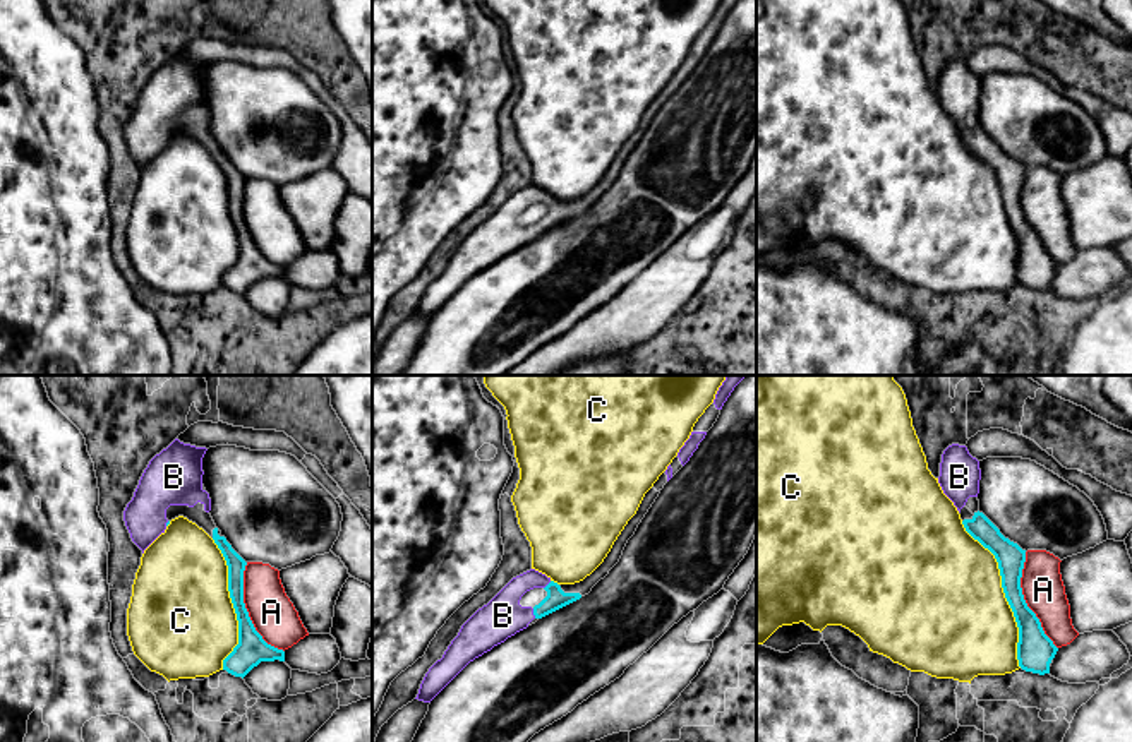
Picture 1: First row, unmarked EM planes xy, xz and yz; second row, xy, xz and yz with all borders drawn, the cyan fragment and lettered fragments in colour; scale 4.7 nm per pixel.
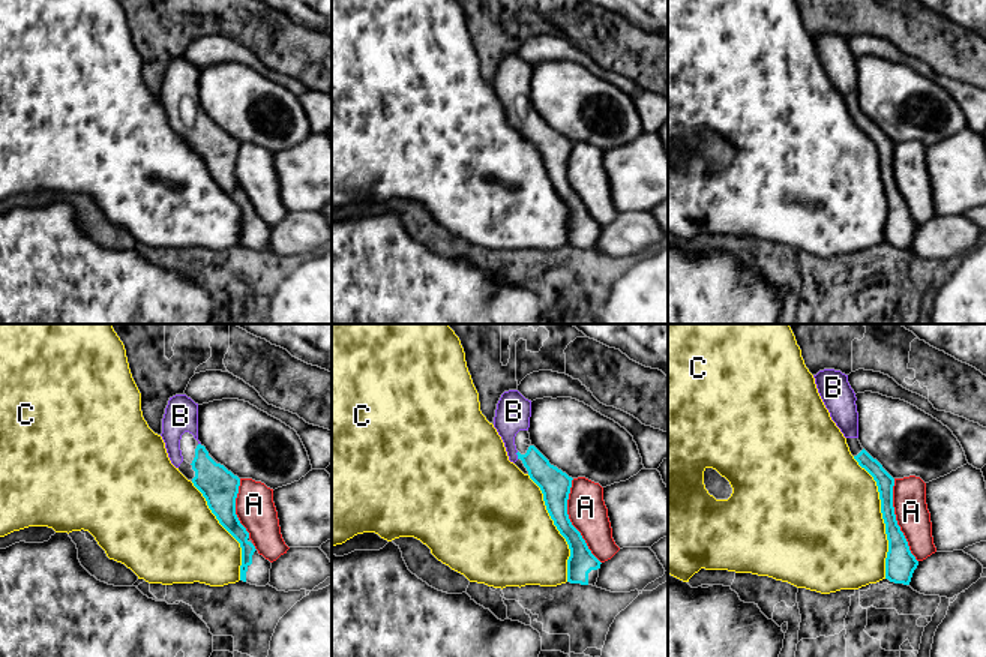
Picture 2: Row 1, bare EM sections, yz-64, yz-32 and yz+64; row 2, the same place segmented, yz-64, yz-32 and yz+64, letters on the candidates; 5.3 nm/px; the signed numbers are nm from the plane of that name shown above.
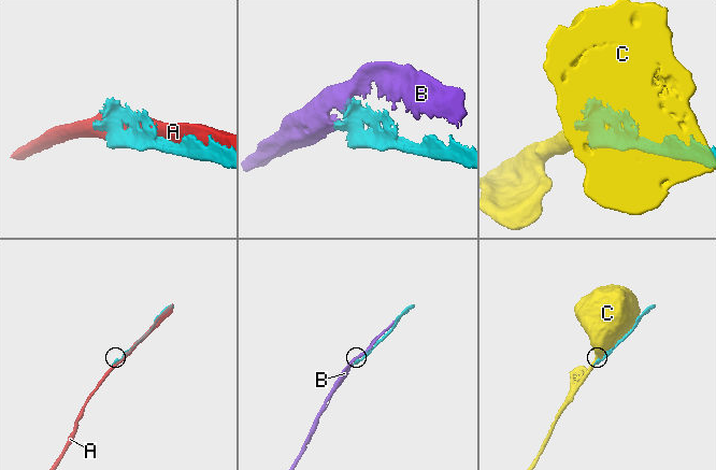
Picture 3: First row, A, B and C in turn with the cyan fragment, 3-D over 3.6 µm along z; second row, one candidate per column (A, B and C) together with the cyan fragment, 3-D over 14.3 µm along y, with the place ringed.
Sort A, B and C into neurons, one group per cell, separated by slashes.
A / B / C

